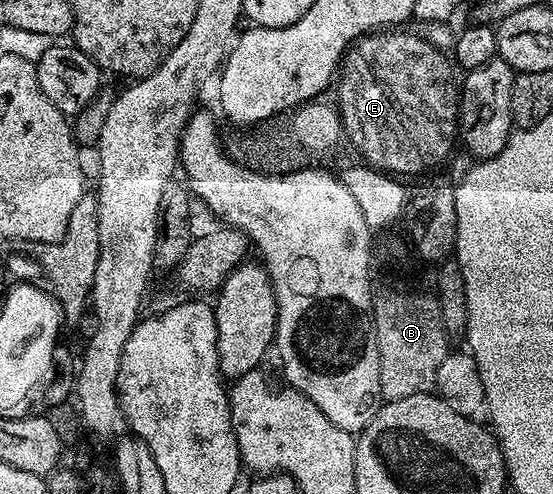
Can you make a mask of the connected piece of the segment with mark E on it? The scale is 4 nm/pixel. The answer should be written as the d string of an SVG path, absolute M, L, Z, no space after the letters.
M393 28L393 36L386 36L383 30L370 33L364 37L360 37L348 50L344 53L344 57L340 63L337 74L337 84L339 80L339 88L337 90L337 109L341 115L342 131L344 137L353 144L354 148L359 152L362 160L366 165L389 174L402 176L401 174L419 174L425 170L429 170L439 165L449 154L453 142L456 143L458 135L458 115L459 115L459 98L453 98L453 86L449 82L449 72L445 62L427 46L421 44L421 48L427 48L425 52L415 52L407 46L409 42L405 42L405 36L395 36L395 28Z

